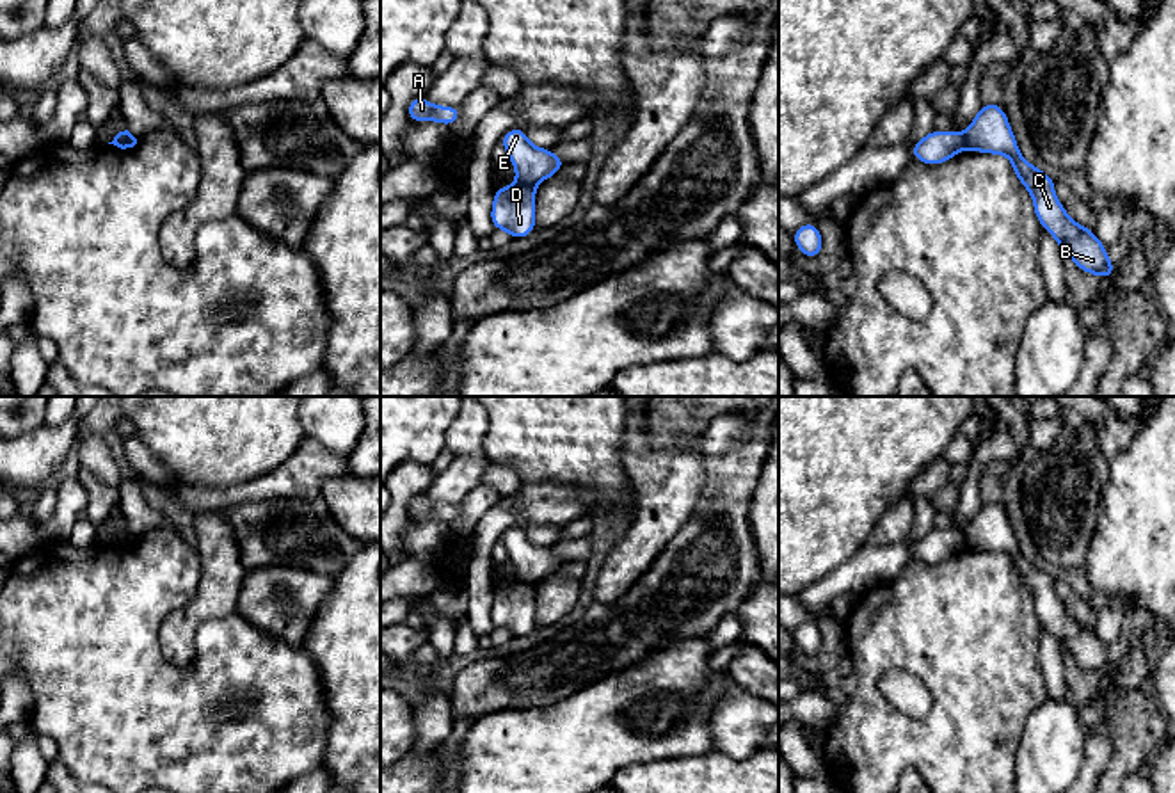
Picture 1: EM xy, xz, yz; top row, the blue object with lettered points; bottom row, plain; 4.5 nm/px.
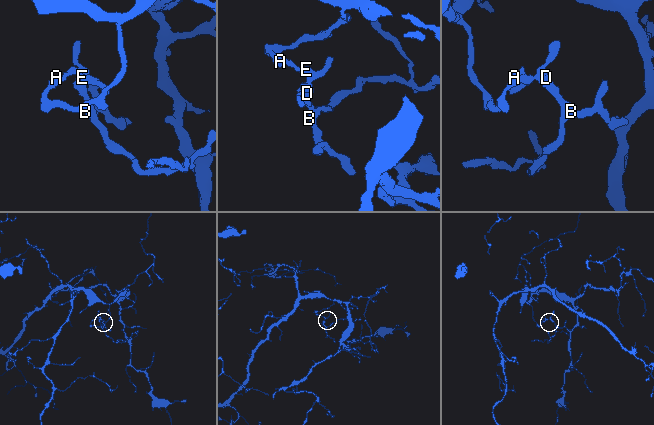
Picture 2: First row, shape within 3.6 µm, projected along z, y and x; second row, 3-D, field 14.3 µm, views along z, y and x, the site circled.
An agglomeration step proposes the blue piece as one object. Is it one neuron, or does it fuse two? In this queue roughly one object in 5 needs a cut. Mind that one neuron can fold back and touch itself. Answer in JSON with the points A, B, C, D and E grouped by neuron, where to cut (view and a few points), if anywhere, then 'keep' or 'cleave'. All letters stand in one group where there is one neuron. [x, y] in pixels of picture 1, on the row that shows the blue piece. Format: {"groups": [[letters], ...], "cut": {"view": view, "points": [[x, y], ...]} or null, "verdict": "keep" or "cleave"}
{"groups": [["A", "E"], ["B", "C", "D"]], "cut": {"view": "xz", "points": [[518, 180], [534, 187]]}, "verdict": "cleave"}

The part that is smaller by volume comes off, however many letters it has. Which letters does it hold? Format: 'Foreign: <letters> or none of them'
Foreign: B, C, D

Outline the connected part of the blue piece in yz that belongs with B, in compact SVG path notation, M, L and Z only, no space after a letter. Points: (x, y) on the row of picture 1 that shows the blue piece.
M999 103L983 105L971 126L963 133L965 148L981 153L1006 155L1020 183L1029 190L1035 213L1059 244L1063 256L1070 256L1075 265L1093 276L1113 277L1116 263L1107 261L1106 245L1091 229L1070 219L1063 204L1054 196L1054 178L1022 158L1008 117Z

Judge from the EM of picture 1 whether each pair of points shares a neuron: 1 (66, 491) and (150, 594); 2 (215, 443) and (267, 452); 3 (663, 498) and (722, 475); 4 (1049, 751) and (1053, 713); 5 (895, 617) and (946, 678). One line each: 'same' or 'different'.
1: different
2: same
3: different
4: same
5: same

